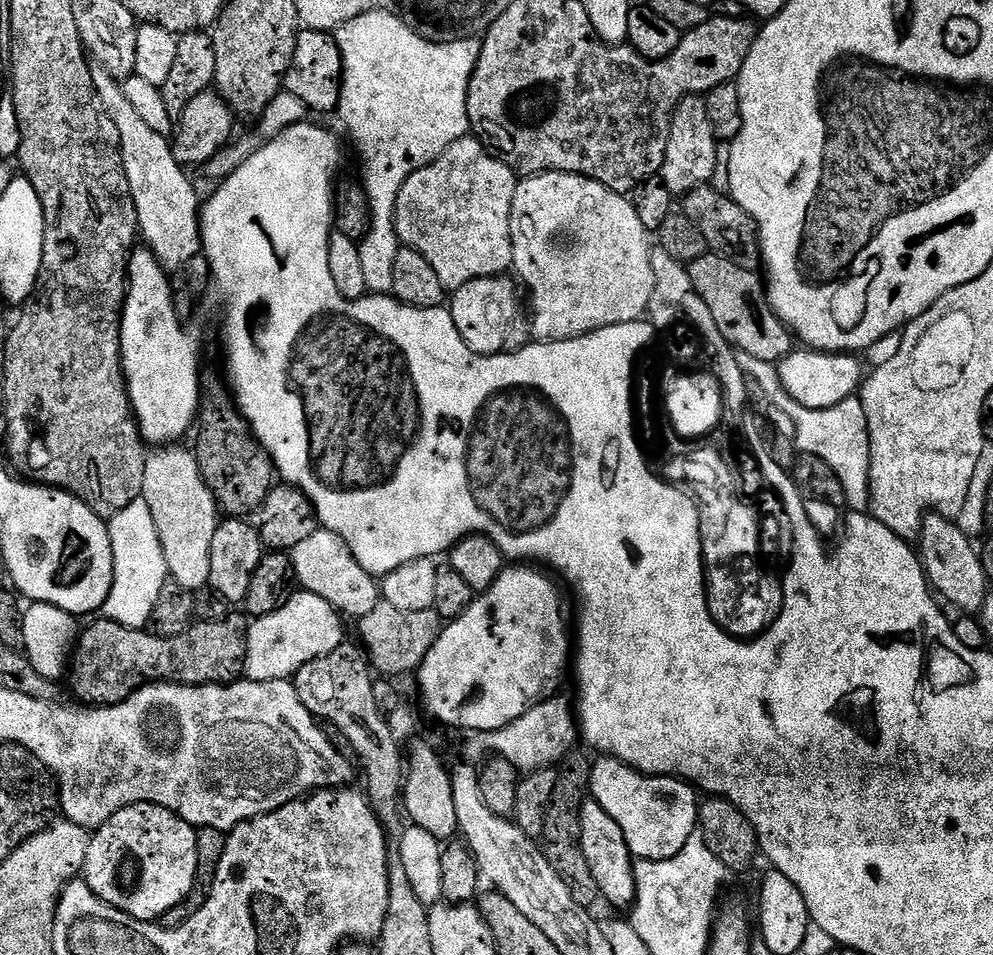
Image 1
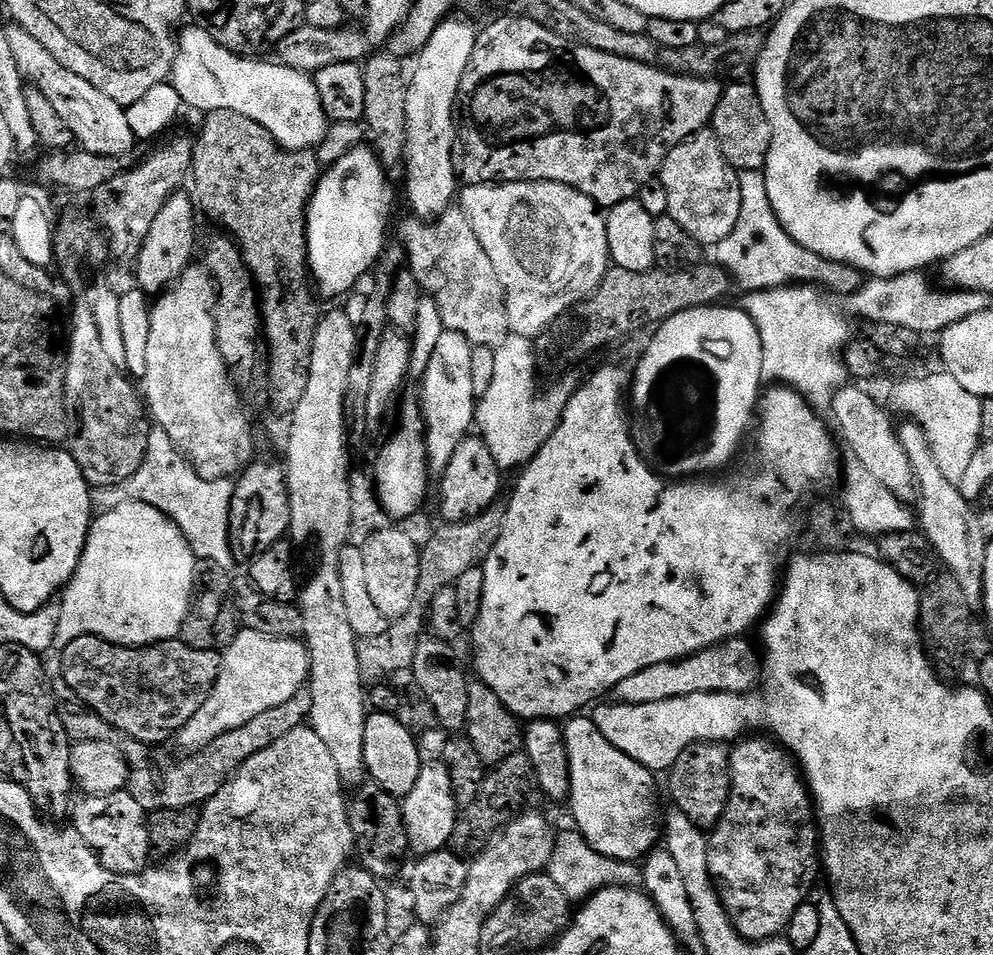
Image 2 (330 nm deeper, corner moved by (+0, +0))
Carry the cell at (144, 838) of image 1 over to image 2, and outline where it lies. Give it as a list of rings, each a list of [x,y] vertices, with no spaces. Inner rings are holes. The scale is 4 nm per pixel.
[[[127,790],[105,796],[84,794],[79,798],[81,800],[77,804],[75,801],[70,812],[71,823],[78,834],[82,834],[86,846],[96,852],[106,870],[114,874],[134,874],[149,867],[148,852],[153,851],[153,846],[148,833],[148,818],[144,808],[134,802]]]

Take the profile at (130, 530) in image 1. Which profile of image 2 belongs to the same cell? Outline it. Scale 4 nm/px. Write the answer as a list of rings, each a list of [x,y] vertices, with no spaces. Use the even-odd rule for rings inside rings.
[[[127,500],[114,510],[99,513],[93,519],[84,553],[72,575],[72,581],[59,597],[60,617],[52,648],[62,650],[67,644],[74,642],[74,638],[83,636],[97,636],[131,648],[177,639],[188,607],[192,605],[196,561],[182,530],[178,530],[176,523],[154,506]]]

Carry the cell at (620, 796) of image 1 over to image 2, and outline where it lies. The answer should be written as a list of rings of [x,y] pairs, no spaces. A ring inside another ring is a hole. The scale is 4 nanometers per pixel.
[[[577,714],[563,725],[564,741],[566,742],[566,750],[570,758],[570,782],[572,783],[572,794],[570,797],[570,805],[572,804],[572,816],[576,819],[575,827],[586,838],[586,842],[590,846],[594,846],[594,850],[598,850],[598,854],[606,854],[606,858],[614,858],[615,860],[623,860],[625,862],[636,862],[644,858],[657,847],[658,841],[662,836],[662,812],[660,816],[660,808],[656,805],[656,780],[657,777],[648,768],[643,768],[638,762],[634,762],[634,758],[630,758],[627,751],[623,748],[615,748],[610,742],[606,742],[606,738],[598,730],[598,726],[592,721],[591,715]]]

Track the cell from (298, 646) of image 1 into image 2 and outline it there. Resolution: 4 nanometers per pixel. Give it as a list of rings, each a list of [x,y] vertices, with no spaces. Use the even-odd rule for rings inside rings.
[[[241,630],[223,649],[218,682],[210,698],[206,698],[206,702],[202,702],[202,710],[186,722],[178,734],[178,741],[185,753],[198,752],[214,742],[214,738],[226,734],[226,730],[238,730],[238,726],[246,726],[246,722],[257,714],[290,702],[290,698],[302,691],[307,683],[308,650],[299,639],[274,638]]]

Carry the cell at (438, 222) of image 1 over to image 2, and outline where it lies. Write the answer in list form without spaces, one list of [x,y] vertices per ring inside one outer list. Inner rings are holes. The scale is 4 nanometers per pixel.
[[[451,206],[432,220],[425,222],[417,218],[409,218],[400,224],[399,243],[404,247],[407,271],[414,274],[421,289],[436,303],[440,311],[439,323],[447,331],[462,334],[473,346],[495,349],[510,335],[508,315],[506,314],[506,298],[502,290],[502,282],[498,282],[498,274],[494,271],[494,262],[486,258],[486,250],[482,250],[482,242],[470,230],[470,222],[459,206]]]

